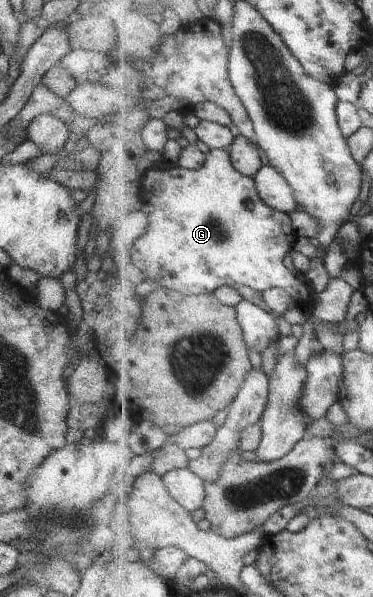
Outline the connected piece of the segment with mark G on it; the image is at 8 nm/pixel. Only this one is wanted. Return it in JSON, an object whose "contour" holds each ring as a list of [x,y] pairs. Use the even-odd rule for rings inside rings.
{"contour":[[[211,149],[206,153],[207,159],[204,166],[198,170],[183,169],[176,164],[169,163],[166,160],[147,158],[142,160],[131,160],[122,168],[123,186],[120,190],[129,190],[132,193],[132,202],[142,211],[144,211],[149,218],[149,227],[145,235],[142,235],[130,248],[128,257],[125,260],[130,270],[141,281],[142,287],[149,281],[149,278],[157,282],[158,288],[166,288],[175,290],[188,295],[201,295],[202,293],[212,293],[218,290],[220,286],[231,286],[232,284],[244,284],[257,291],[265,291],[274,287],[286,289],[294,300],[292,308],[299,307],[308,311],[312,309],[314,298],[317,296],[316,290],[309,286],[308,279],[305,275],[292,272],[284,266],[284,258],[293,247],[295,238],[294,228],[292,228],[292,218],[288,213],[277,211],[270,208],[264,201],[263,197],[259,195],[256,181],[253,178],[248,178],[240,174],[236,170],[235,165],[232,164],[231,154],[225,149]]]}

